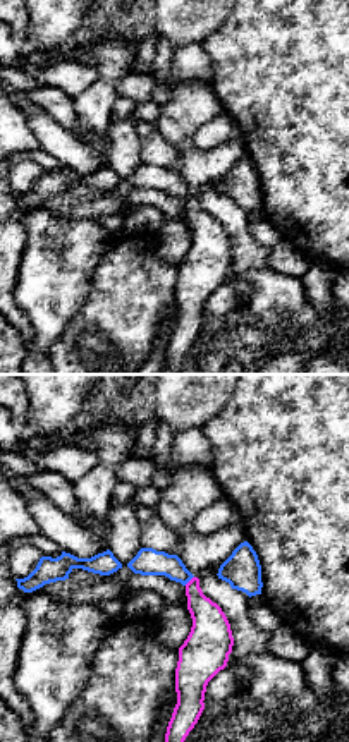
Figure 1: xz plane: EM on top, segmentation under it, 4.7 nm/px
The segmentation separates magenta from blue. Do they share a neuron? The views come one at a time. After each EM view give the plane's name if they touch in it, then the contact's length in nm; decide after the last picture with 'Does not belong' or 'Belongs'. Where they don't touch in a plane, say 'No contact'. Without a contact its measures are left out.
Touches magenta in xz. Shared border 60 nm

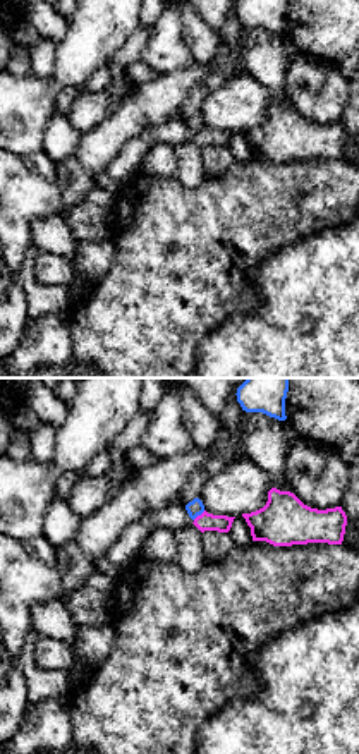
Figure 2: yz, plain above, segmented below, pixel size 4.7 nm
Touches magenta in yz. Shared border 80 nm

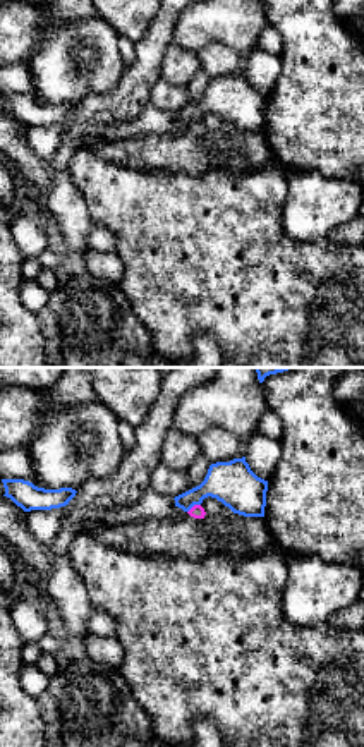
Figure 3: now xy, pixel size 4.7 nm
Touches magenta in xy. Shared border 80 nm

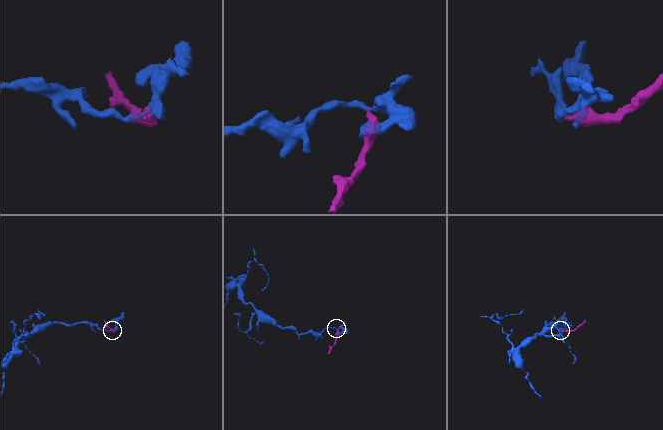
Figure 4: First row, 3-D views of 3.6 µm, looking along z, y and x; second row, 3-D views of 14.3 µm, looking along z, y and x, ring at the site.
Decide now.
Does not belong

